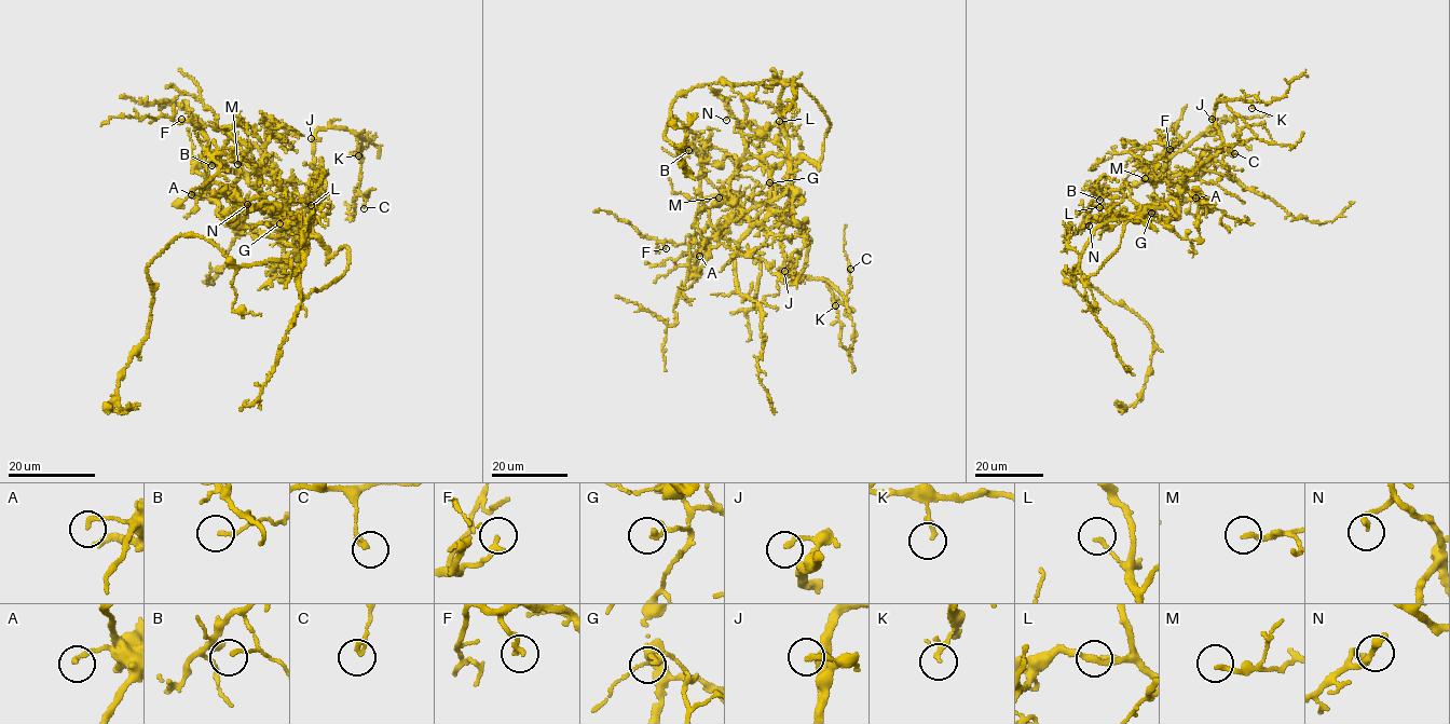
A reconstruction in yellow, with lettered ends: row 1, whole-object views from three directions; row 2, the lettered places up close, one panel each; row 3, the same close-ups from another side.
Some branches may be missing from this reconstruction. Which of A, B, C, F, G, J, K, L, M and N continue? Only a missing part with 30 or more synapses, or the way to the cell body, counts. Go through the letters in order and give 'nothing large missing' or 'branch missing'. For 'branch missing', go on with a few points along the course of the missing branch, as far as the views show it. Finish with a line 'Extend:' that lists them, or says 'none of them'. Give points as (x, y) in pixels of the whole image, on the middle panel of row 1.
A: nothing large missing
B: nothing large missing
C: nothing large missing
F: nothing large missing
G: nothing large missing
J: nothing large missing
K: nothing large missing
L: nothing large missing
M: nothing large missing
N: nothing large missing
Extend: none of them

